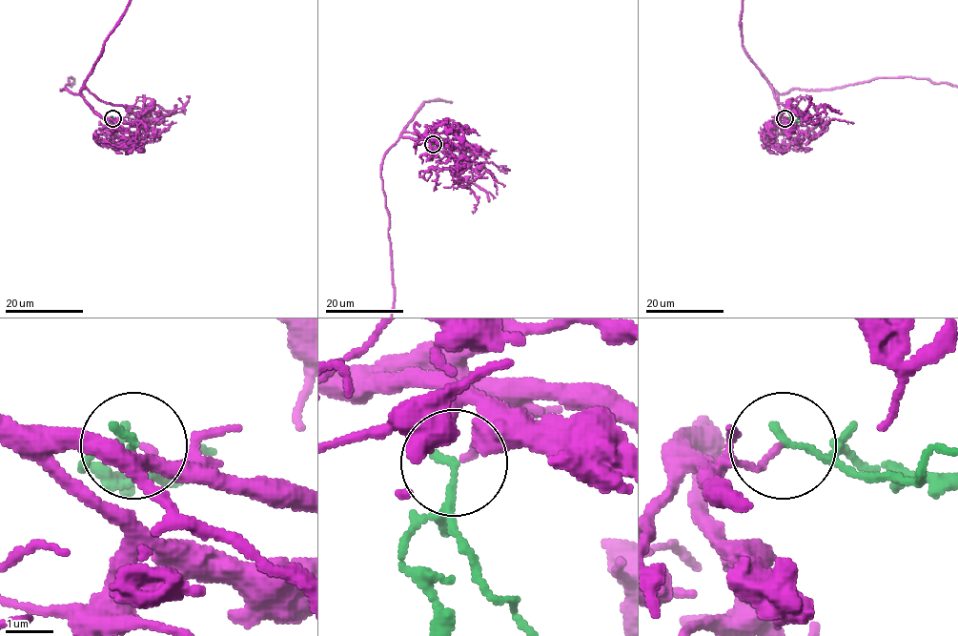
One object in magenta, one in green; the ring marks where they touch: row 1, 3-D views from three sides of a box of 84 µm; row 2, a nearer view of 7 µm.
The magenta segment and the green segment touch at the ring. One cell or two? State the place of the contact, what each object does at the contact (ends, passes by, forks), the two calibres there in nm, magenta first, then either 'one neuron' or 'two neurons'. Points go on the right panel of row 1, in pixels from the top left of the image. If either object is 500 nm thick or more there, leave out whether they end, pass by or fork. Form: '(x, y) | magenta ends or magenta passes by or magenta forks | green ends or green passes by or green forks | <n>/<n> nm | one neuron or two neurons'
(784, 118) | magenta ends | green passes by | 120/120 nm | one neuron

